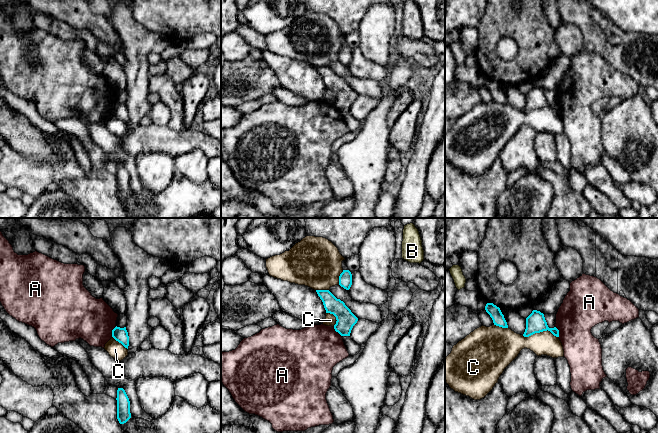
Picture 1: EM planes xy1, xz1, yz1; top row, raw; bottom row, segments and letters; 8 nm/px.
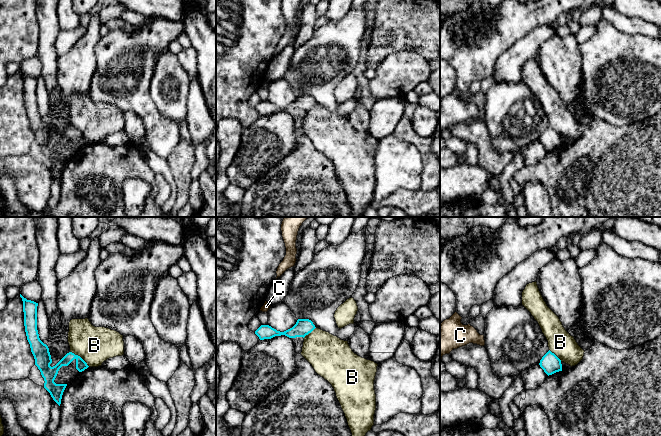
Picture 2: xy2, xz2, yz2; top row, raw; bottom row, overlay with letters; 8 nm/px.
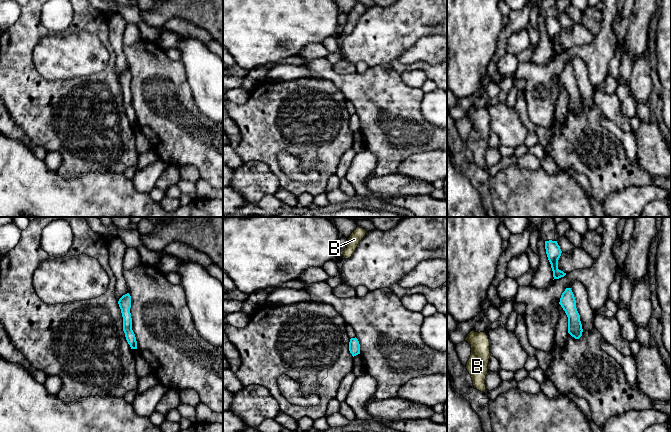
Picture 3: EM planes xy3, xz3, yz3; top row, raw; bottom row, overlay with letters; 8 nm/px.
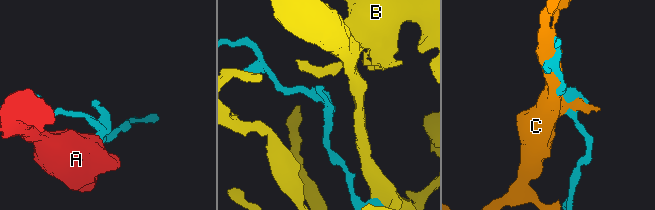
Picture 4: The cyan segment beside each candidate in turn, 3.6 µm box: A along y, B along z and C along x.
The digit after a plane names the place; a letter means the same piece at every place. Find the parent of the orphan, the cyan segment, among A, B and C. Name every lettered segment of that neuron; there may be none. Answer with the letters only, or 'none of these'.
none of these

